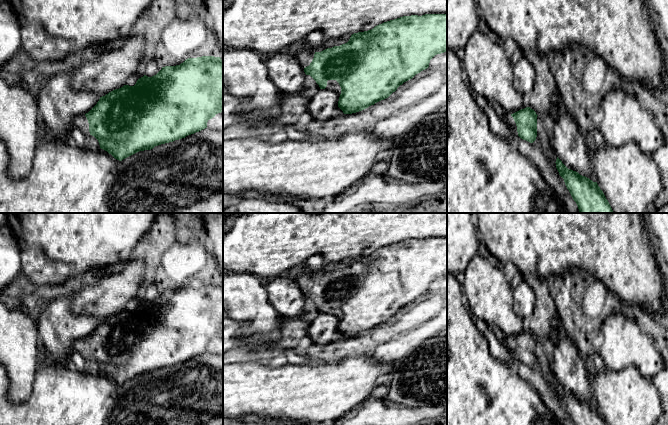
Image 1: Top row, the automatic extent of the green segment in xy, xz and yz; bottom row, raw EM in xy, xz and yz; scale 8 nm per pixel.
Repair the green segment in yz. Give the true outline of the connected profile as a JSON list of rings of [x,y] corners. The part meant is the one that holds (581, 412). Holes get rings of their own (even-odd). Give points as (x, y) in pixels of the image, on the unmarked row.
[[[558,381],[555,387],[574,425],[608,425],[597,406],[568,393]]]

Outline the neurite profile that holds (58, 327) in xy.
[[[72,296],[57,298],[49,303],[41,304],[35,319],[38,329],[38,338],[42,341],[49,361],[59,364],[69,364],[73,349],[73,343],[77,339],[85,339],[99,325],[100,319],[96,316],[82,313],[73,313]]]

